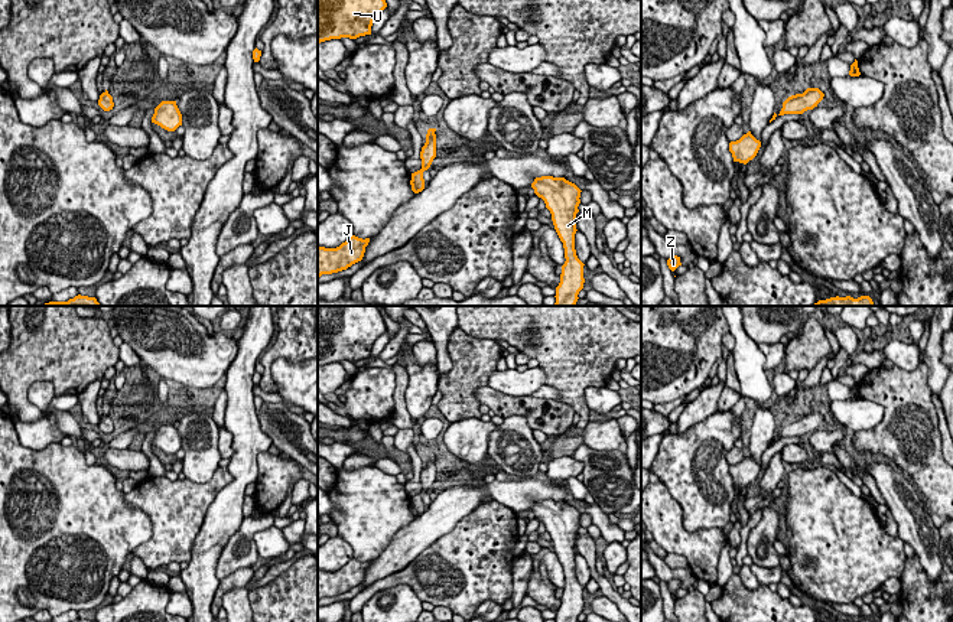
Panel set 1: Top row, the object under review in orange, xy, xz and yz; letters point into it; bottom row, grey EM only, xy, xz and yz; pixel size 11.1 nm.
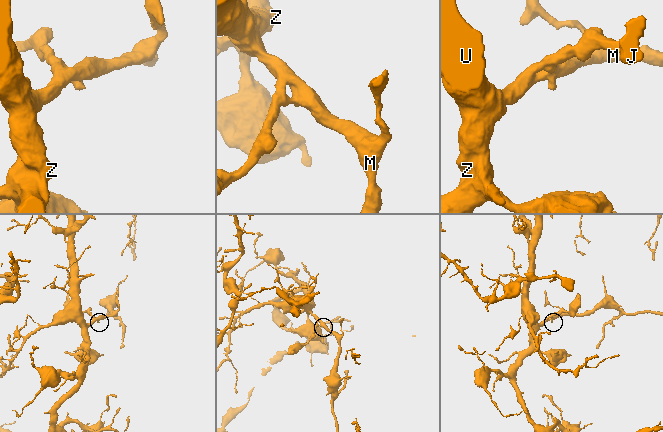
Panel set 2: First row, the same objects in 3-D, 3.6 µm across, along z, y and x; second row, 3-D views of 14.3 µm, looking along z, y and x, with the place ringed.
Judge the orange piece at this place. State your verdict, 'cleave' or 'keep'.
keep

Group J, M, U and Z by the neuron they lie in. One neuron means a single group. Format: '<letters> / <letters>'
J M U Z

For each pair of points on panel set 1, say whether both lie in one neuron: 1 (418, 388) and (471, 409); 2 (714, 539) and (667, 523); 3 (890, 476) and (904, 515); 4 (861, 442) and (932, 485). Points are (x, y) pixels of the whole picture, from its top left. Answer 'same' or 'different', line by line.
1: different
2: same
3: same
4: same

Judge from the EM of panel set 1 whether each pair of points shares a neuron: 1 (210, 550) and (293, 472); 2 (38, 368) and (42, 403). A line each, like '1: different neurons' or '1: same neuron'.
1: different neurons
2: different neurons

